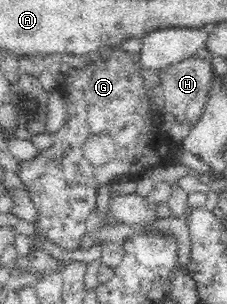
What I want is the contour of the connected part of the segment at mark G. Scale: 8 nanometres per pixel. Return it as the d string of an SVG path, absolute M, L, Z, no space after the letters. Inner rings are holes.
M115 47L107 60L95 61L86 64L83 68L70 67L65 81L59 87L66 97L66 121L64 126L56 133L52 133L52 143L47 148L42 148L28 161L19 161L20 169L17 173L20 181L27 187L30 199L37 208L38 220L35 223L40 237L46 237L48 241L56 243L58 247L74 251L84 246L83 237L86 232L86 219L90 212L98 207L98 191L100 185L113 182L122 176L128 176L133 180L140 178L146 169L162 165L184 164L194 171L198 171L201 177L211 173L211 167L195 155L185 151L182 143L177 144L184 153L179 162L176 161L172 147L174 143L166 137L158 127L158 116L150 110L149 94L144 90L144 81L141 73L141 61L138 53L130 53L125 49ZM94 135L109 136L117 147L114 159L106 165L94 167L88 159L84 158L84 143Z

